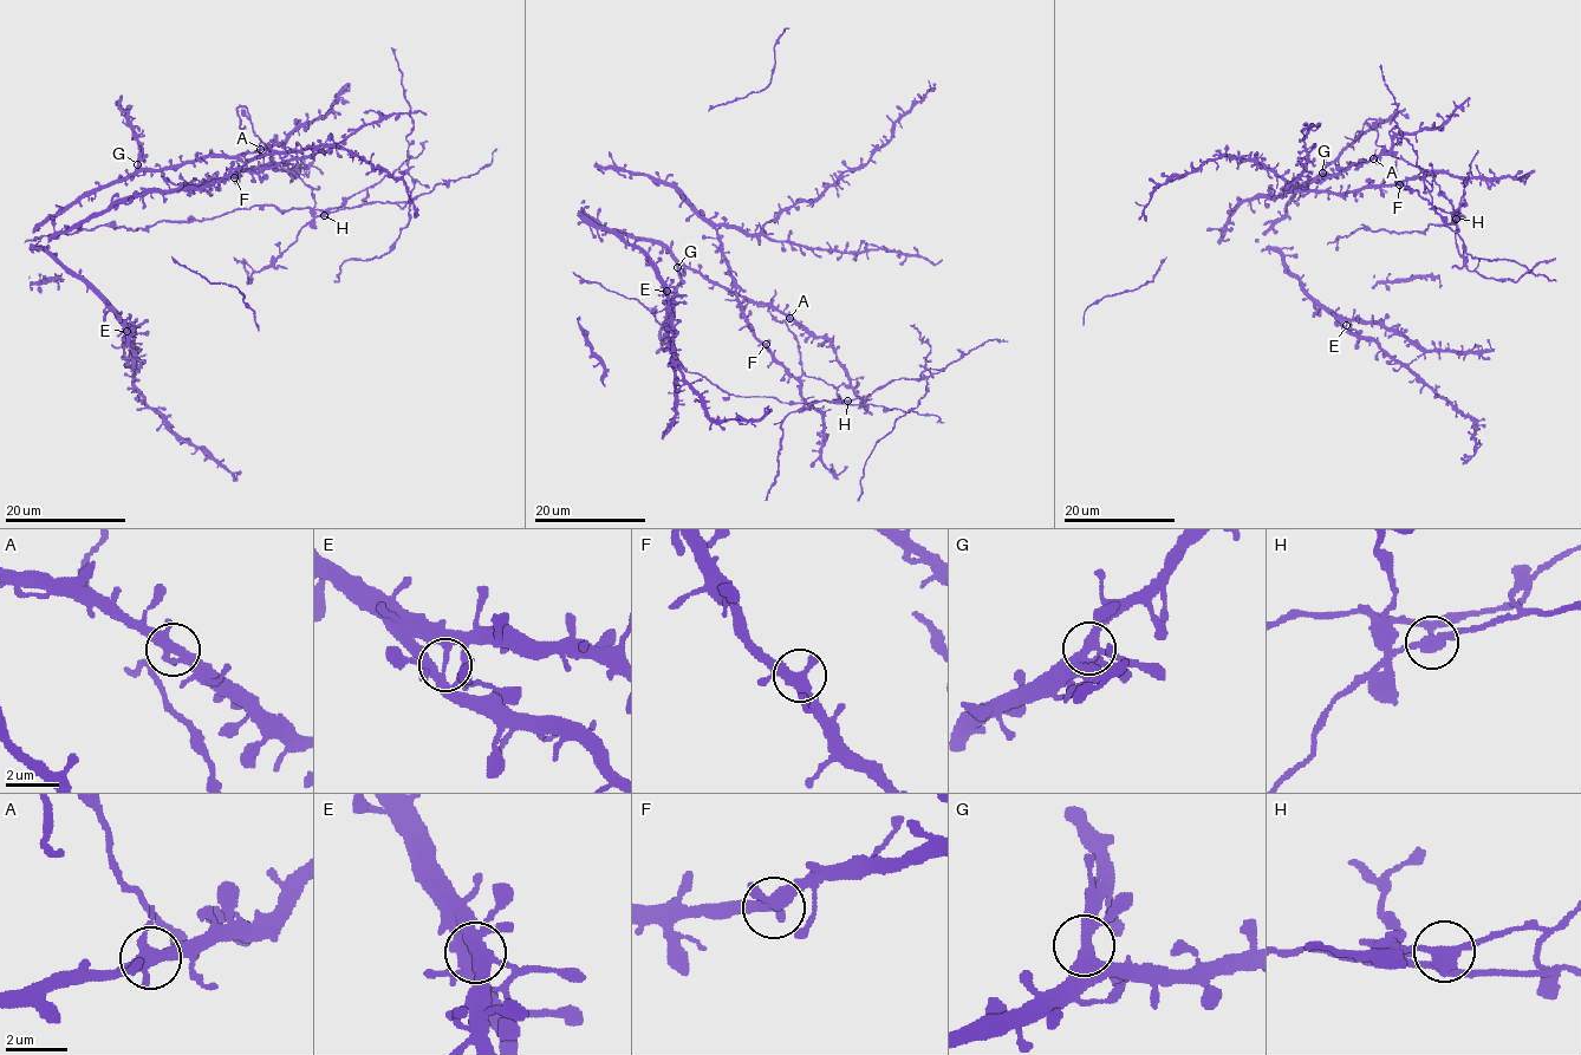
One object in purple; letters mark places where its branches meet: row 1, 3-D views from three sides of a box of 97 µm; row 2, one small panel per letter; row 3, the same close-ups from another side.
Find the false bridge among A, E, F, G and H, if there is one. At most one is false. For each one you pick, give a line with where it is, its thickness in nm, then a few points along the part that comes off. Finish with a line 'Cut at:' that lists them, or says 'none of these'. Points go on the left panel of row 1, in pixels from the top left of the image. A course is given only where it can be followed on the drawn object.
H: (324, 215) | 320 nm | (324, 214), (376, 202), (409, 206), (409, 222), (392, 247), (373, 258), (345, 260), (334, 282)
Cut at: H

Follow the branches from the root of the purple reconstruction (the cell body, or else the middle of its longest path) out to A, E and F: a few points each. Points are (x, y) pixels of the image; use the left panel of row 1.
A: (223, 156), (239, 156), (260, 149)
E: (223, 156), (136, 169), (84, 191), (33, 233), (33, 247), (73, 272), (127, 331)
F: (223, 156), (259, 152), (277, 143), (268, 144), (272, 164), (259, 164), (234, 177)

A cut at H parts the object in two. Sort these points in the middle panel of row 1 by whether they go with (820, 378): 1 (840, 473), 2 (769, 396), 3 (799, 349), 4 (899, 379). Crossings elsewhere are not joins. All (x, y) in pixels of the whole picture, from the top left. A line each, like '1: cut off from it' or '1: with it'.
1: cut off from it
2: cut off from it
3: with it
4: with it

